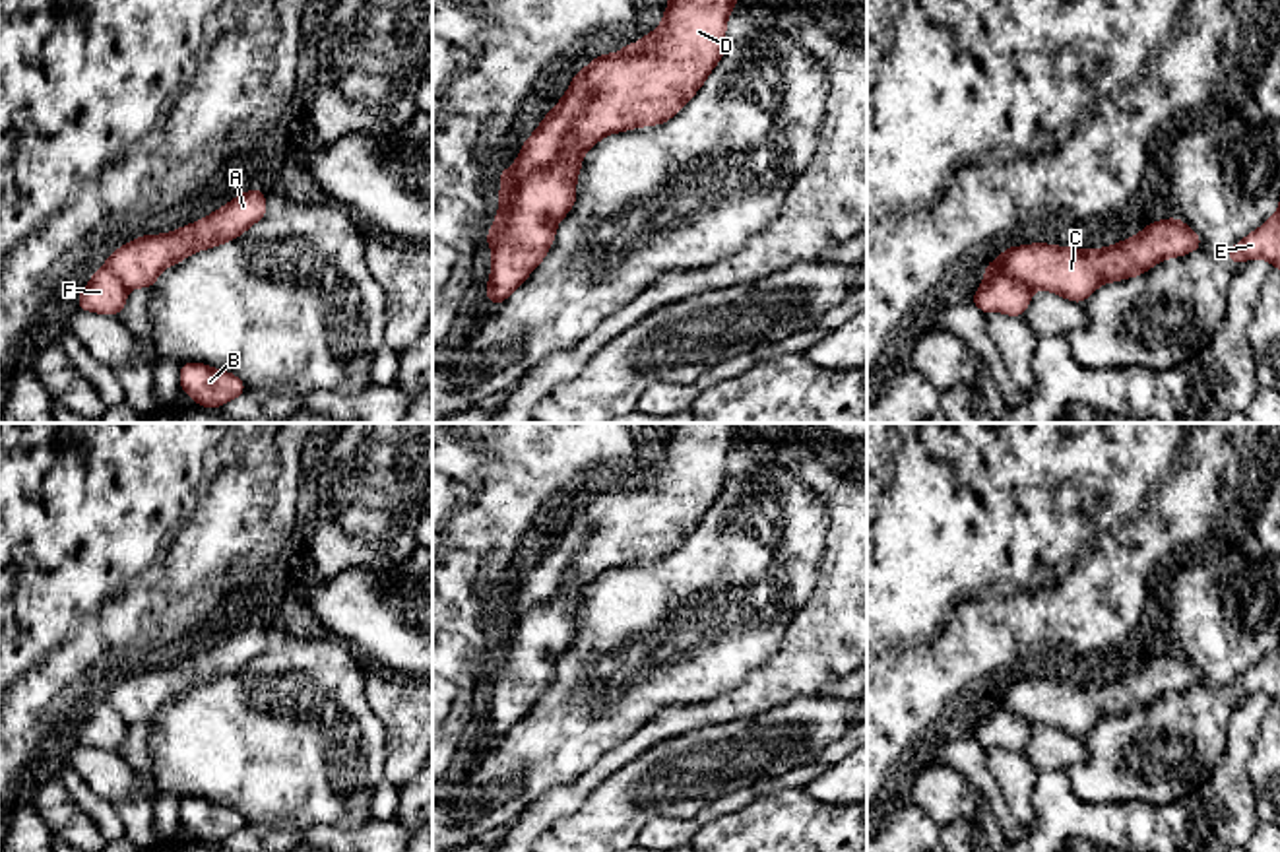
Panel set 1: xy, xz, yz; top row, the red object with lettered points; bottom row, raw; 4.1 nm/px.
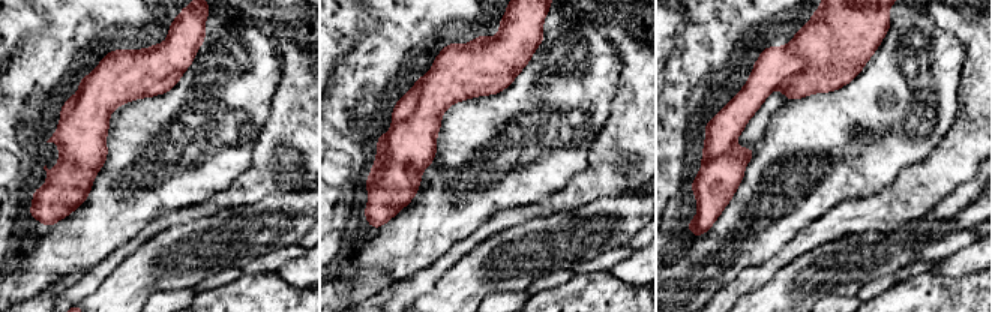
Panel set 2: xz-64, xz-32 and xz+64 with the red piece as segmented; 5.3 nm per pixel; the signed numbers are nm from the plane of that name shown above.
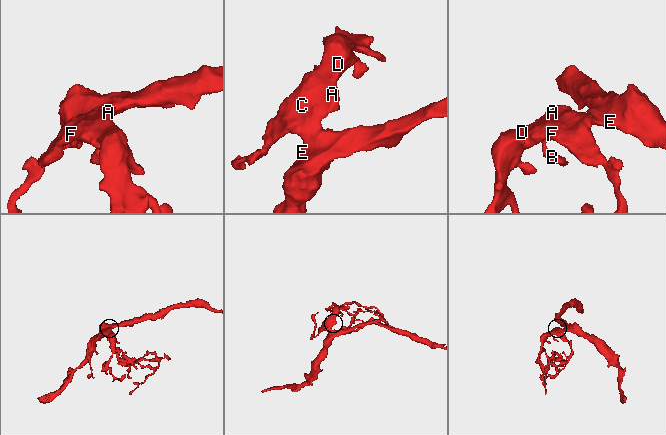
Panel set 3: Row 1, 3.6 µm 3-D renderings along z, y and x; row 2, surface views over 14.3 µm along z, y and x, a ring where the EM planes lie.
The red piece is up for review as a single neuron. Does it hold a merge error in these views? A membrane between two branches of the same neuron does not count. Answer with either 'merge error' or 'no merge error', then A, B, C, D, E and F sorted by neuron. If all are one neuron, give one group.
merge error; A B C D E / F

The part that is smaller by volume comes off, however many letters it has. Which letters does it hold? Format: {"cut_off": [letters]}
{"cut_off": ["F"]}

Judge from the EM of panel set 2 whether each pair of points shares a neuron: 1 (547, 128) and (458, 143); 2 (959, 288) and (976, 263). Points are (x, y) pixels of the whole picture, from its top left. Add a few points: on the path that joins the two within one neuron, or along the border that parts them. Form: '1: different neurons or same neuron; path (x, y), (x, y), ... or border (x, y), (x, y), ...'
1: same neuron; path (524, 143), (480, 143)
2: different neurons; border (976, 272), (967, 276), (940, 276), (932, 273)

